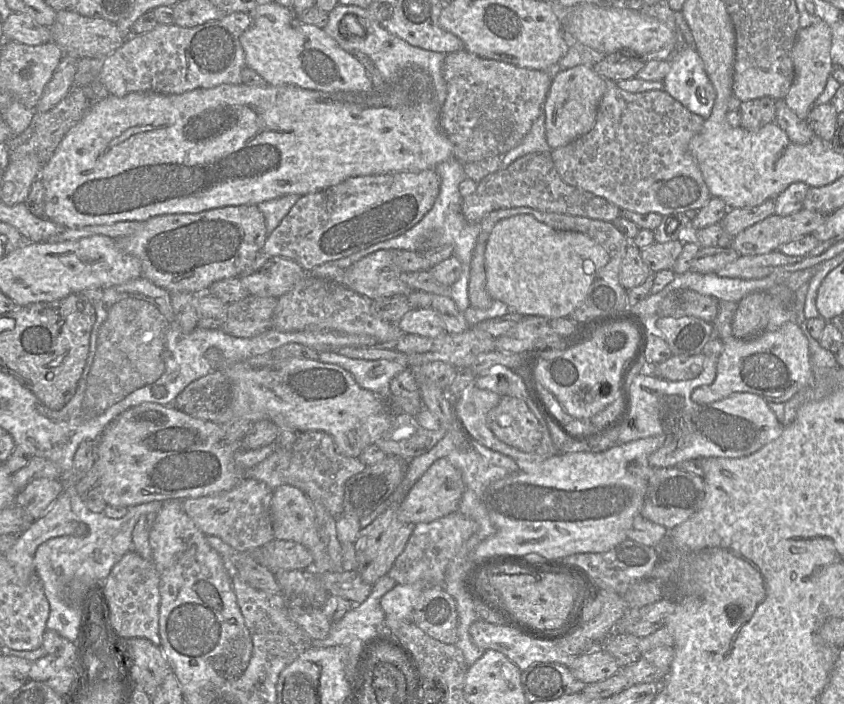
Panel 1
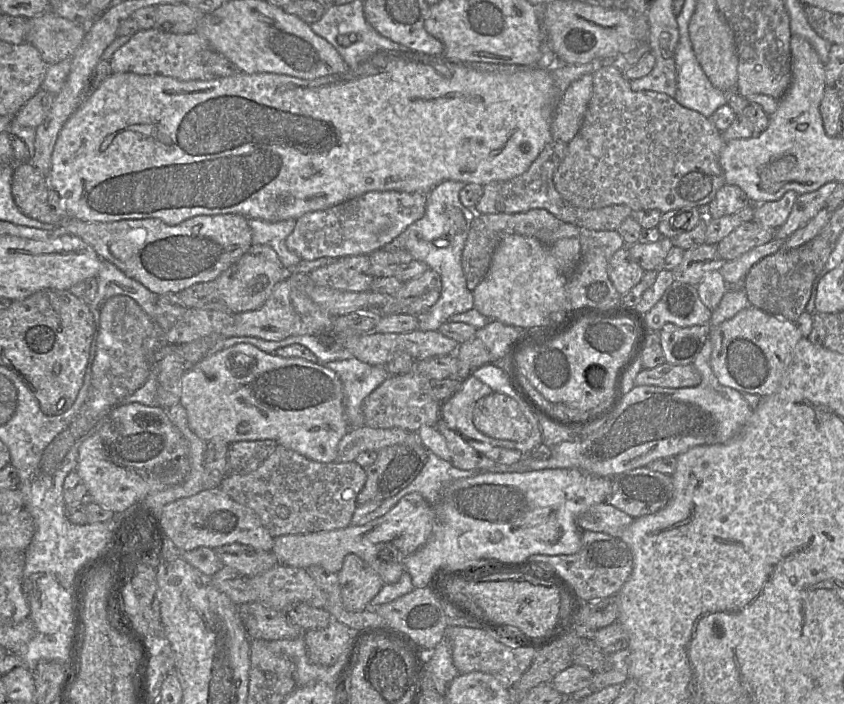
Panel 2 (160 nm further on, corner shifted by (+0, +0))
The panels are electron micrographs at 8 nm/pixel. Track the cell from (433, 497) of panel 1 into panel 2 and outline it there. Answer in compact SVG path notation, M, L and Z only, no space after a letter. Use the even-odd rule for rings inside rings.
M414 492L402 497L386 514L365 525L279 536L274 538L271 551L279 565L303 569L320 566L330 573L338 573L345 556L353 553L378 573L383 584L394 584L404 572L404 559L422 547L430 537L433 521L432 506L419 493Z

